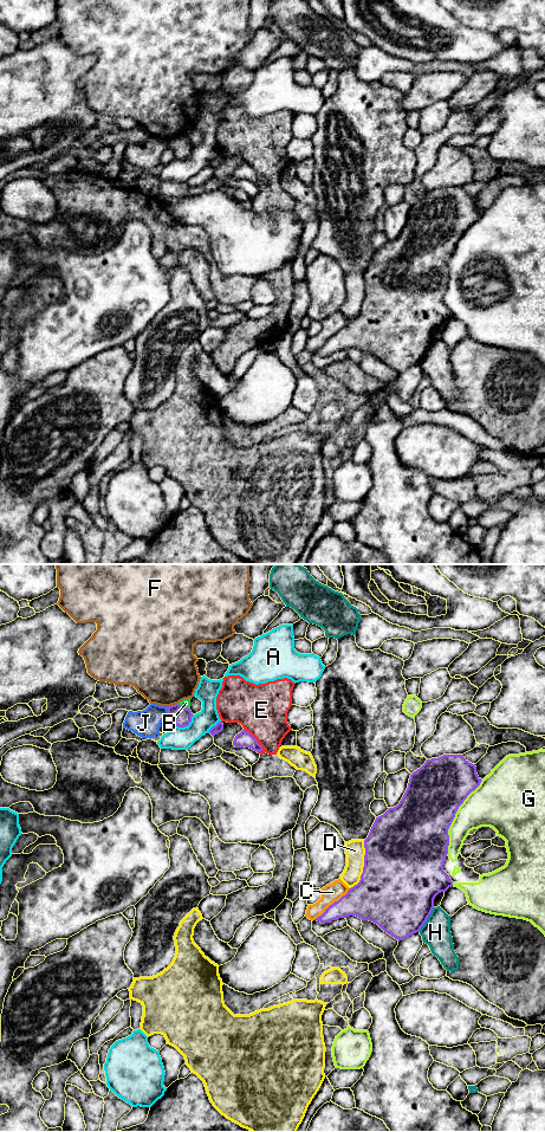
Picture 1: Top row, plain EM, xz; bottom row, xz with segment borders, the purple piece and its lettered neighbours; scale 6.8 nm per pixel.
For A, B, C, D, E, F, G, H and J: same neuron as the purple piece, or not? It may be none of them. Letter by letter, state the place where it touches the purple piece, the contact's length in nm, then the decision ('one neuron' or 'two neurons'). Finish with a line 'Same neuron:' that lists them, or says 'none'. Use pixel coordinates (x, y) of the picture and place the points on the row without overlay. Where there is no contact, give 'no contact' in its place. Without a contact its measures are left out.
A: xz (186, 157) | 150 nm | two neurons
B: xz (183, 138) | 100 nm | two neurons
C: xz (332, 336) | 320 nm | two neurons
D: xz (364, 298) | 360 nm | two neurons
E: xz (257, 173) | 200 nm | two neurons
F: xz (172, 137) | 80 nm | two neurons
G: xz (454, 248) | 550 nm | two neurons
H: xz (427, 350) | 200 nm | two neurons
J: xz (168, 143) | 60 nm | two neurons
Same neuron: none

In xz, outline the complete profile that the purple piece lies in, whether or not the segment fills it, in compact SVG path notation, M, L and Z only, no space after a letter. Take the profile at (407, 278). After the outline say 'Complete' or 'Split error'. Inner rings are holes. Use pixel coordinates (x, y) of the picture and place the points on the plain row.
M443 187L439 190L427 192L420 201L410 207L408 220L400 235L376 250L364 272L364 299L359 315L349 321L345 328L330 337L314 352L330 355L339 350L356 348L362 352L377 356L398 374L420 364L434 341L435 329L453 318L452 311L443 303L449 278L448 261L459 239L480 218L481 213L476 206L475 196L469 195L463 187Z. Complete

